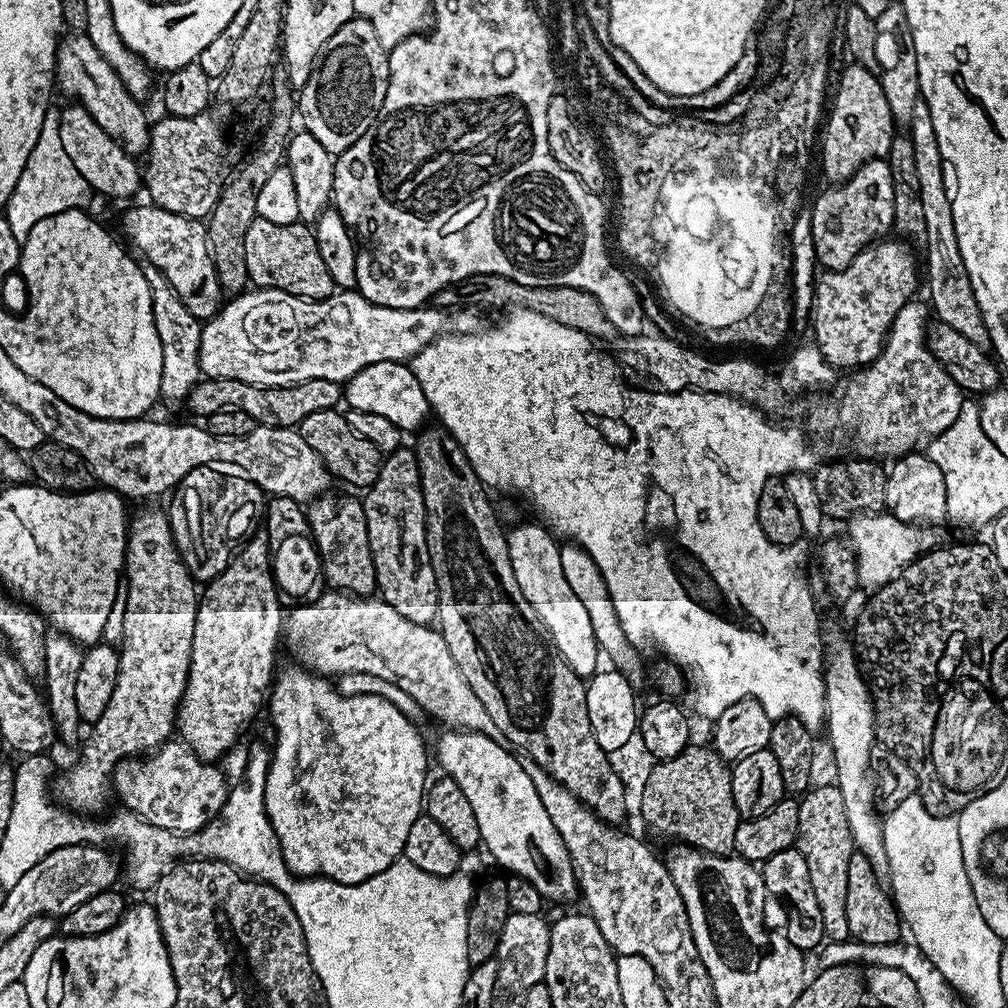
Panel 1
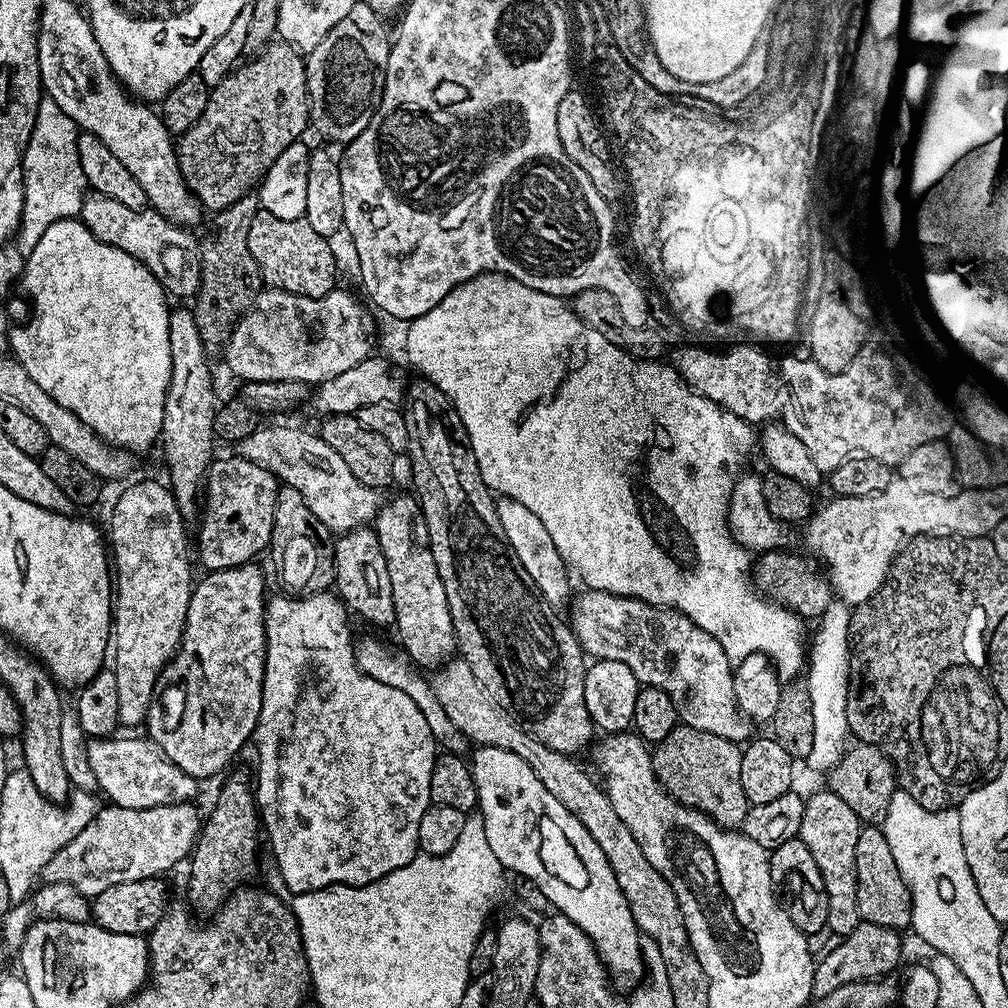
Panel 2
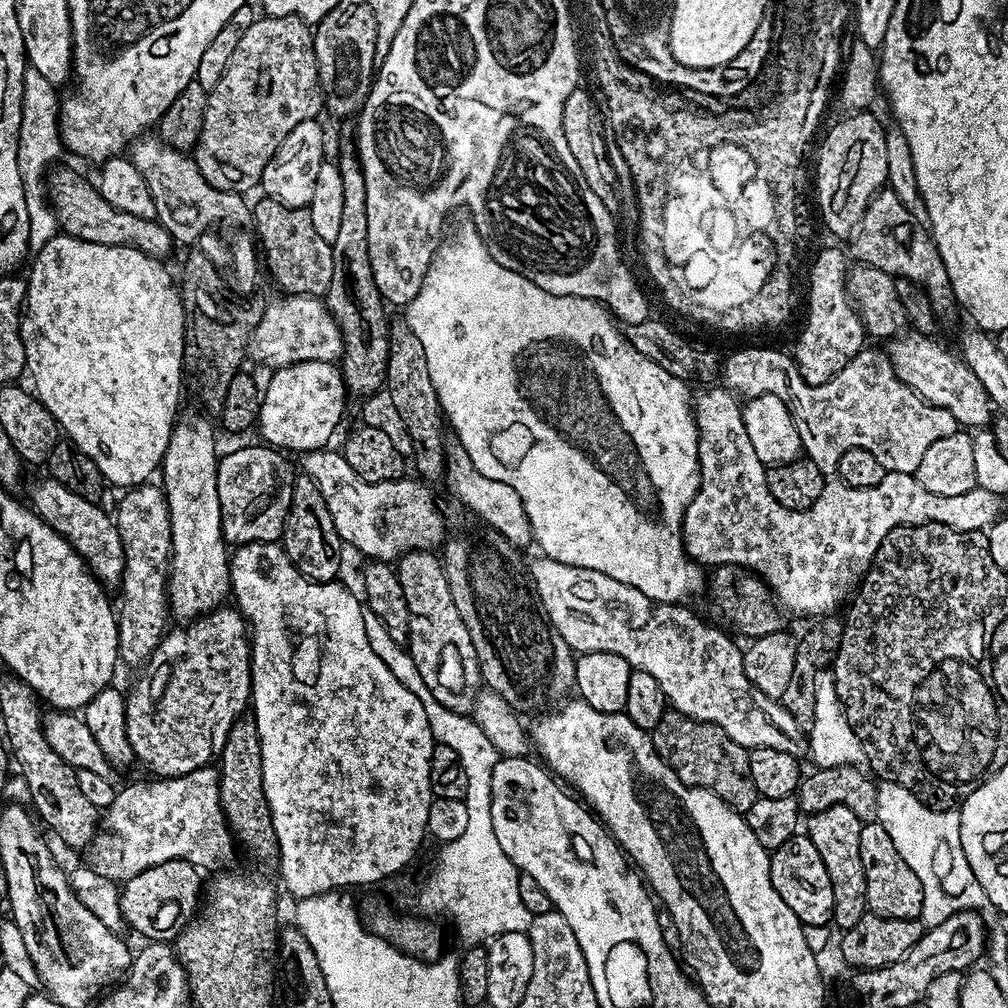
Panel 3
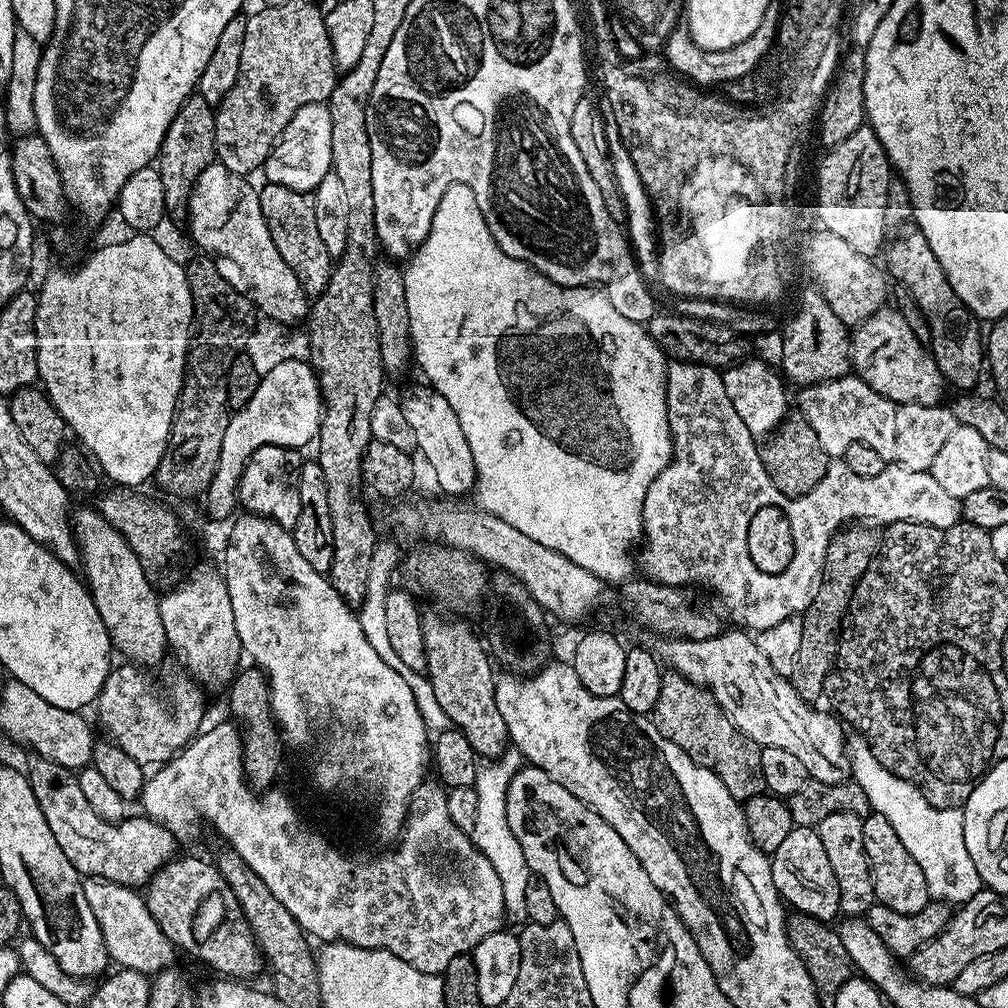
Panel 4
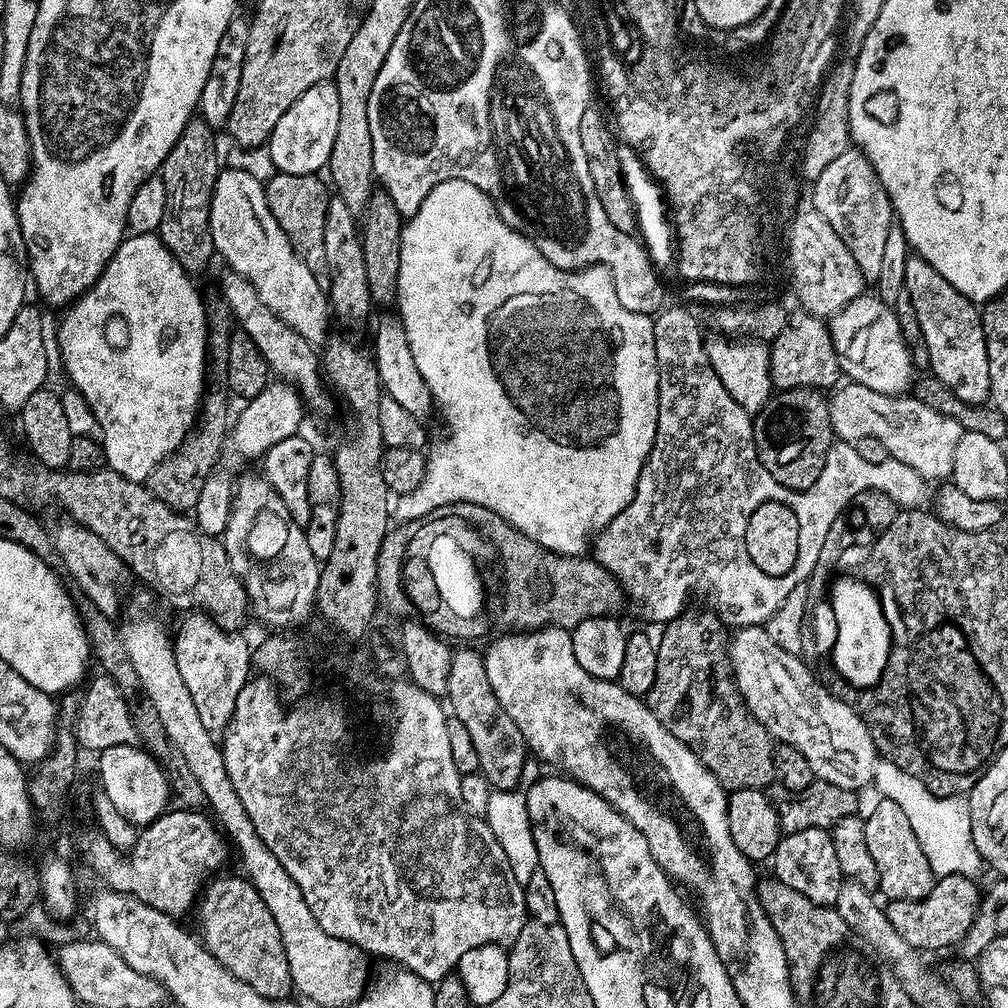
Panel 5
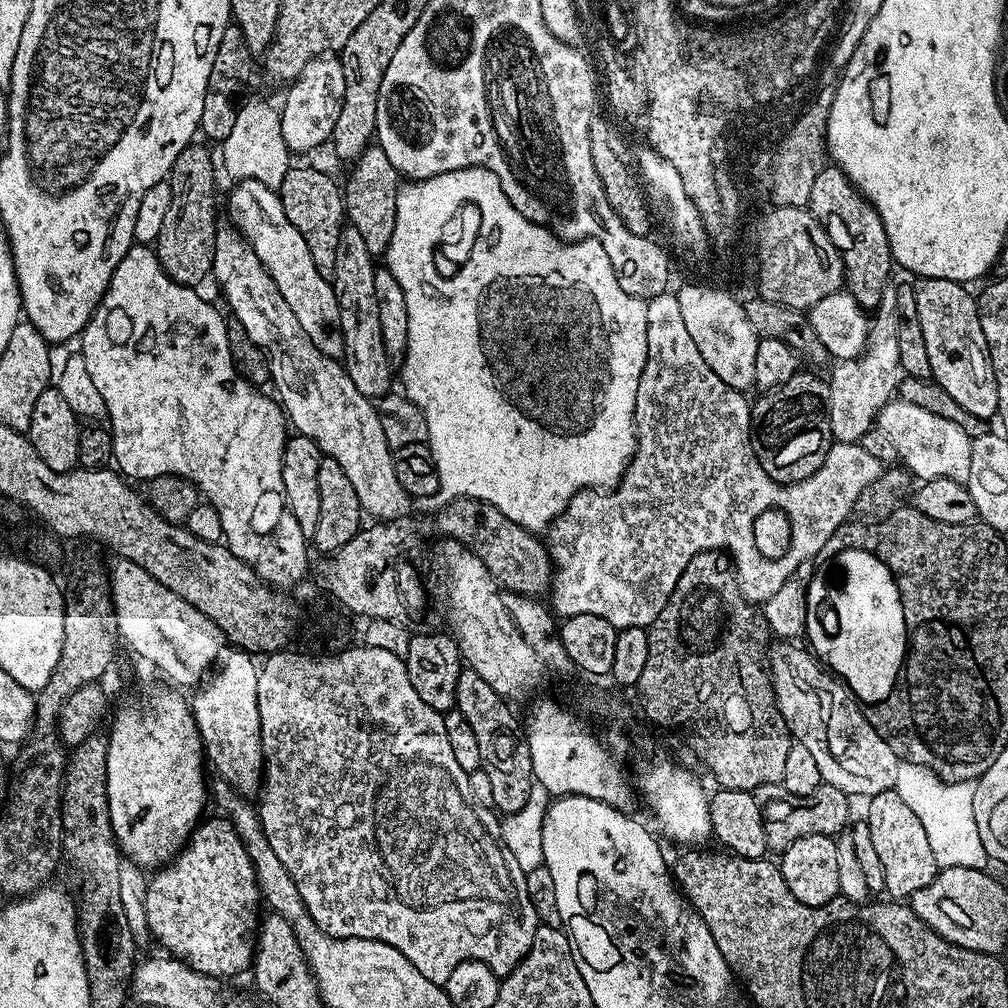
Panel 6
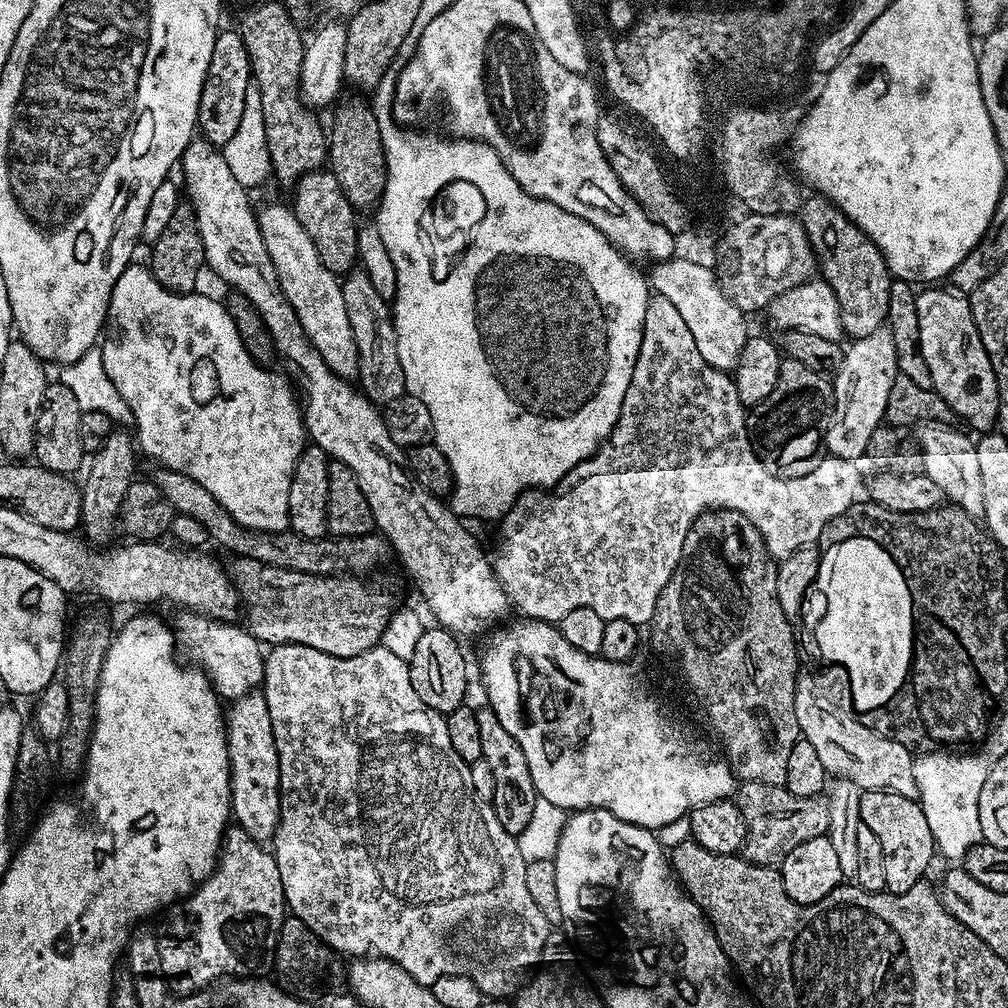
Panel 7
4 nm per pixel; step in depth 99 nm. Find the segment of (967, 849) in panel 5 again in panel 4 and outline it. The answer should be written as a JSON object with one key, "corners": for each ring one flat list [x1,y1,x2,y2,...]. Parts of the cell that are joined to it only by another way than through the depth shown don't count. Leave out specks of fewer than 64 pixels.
{"corners":[[849,735,846,752,850,759,851,779,862,787,869,809,882,814,882,818,894,826,898,838,902,838,902,846,906,846,914,862,922,866,929,897,952,906,977,899,981,895,982,885,974,858,970,858,970,850,966,850,963,811,960,808,935,808,916,785,898,778,880,765,864,736]]}

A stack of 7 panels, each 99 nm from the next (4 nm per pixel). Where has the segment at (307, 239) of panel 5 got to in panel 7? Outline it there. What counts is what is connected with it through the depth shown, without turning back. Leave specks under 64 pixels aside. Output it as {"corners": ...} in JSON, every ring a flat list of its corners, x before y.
{"corners":[[317,170,296,181,294,191,296,191,294,211,298,222,302,222,306,234,310,234,318,250,318,258,322,258,326,270,337,274,347,274,353,271,358,264,356,254,358,212,352,207,346,194,342,194,342,186,338,186,338,178,331,170]]}

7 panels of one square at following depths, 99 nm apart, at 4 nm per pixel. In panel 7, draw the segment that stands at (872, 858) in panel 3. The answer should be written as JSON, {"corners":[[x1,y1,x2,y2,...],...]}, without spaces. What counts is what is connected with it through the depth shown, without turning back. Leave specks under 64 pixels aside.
{"corners":[[861,791,860,822,874,830,874,838,882,846,884,855,884,887,895,896,906,894,910,886,921,883,925,879,924,871,932,864,932,856,937,855,936,843,930,834,930,822,926,822,926,814,920,809,919,803,910,797,889,791]]}

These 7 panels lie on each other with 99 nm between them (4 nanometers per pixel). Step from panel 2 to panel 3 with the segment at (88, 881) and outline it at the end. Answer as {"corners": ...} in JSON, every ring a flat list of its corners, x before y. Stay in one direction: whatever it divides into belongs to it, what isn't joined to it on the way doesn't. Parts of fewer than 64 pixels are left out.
{"corners":[[209,766,181,776,148,779,152,780,145,784,128,784,117,791,114,802,106,809,106,828,108,824,112,833,93,839,88,845,87,867,92,868,102,878,123,882,134,878,134,874,142,874,142,870,150,870,150,866,158,866,171,860,185,860,201,870,222,863,228,852,224,844,233,843,234,836,225,823,223,810,220,808,217,769]]}

